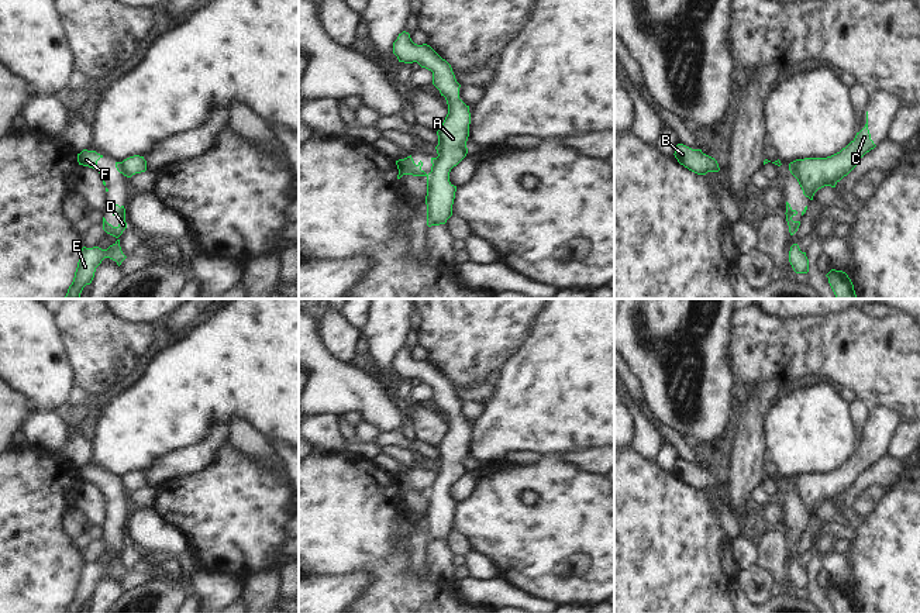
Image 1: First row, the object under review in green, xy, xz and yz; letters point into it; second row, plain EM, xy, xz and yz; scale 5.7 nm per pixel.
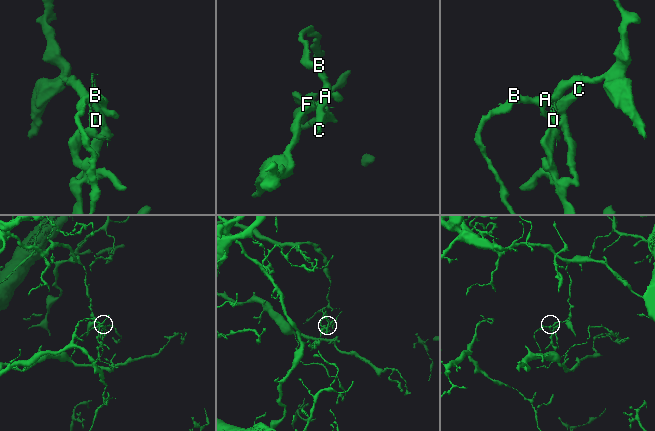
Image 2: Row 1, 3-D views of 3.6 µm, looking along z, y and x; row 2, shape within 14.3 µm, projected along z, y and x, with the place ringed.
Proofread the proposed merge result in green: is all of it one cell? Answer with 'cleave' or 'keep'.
cleave

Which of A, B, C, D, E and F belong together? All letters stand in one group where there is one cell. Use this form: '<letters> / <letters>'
A B C / D E F

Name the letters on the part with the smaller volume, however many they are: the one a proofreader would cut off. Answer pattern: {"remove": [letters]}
{"remove": ["A", "B", "C"]}

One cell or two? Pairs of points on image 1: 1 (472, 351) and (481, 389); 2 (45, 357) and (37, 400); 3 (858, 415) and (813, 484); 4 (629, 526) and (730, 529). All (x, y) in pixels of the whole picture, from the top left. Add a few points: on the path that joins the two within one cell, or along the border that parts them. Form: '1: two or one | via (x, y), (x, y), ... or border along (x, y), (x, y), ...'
1: two | border along (490, 379), (452, 385)
2: one | via (42, 368), (42, 389)
3: two | border along (872, 410), (867, 423), (867, 438), (857, 448)
4: two | border along (710, 498), (716, 506), (717, 522), (731, 540)

